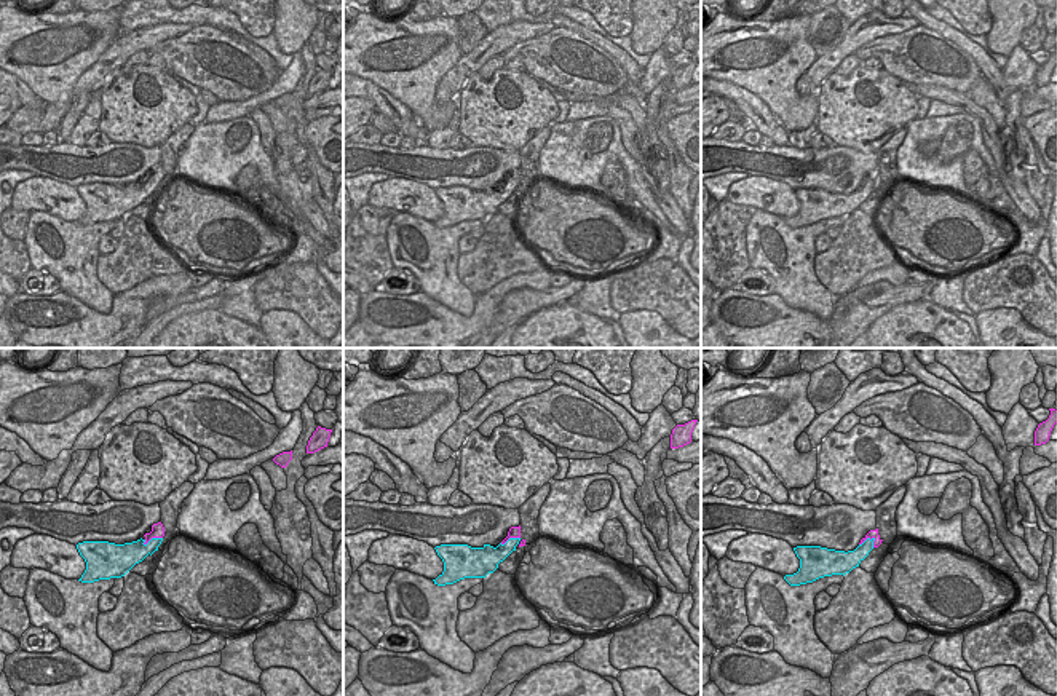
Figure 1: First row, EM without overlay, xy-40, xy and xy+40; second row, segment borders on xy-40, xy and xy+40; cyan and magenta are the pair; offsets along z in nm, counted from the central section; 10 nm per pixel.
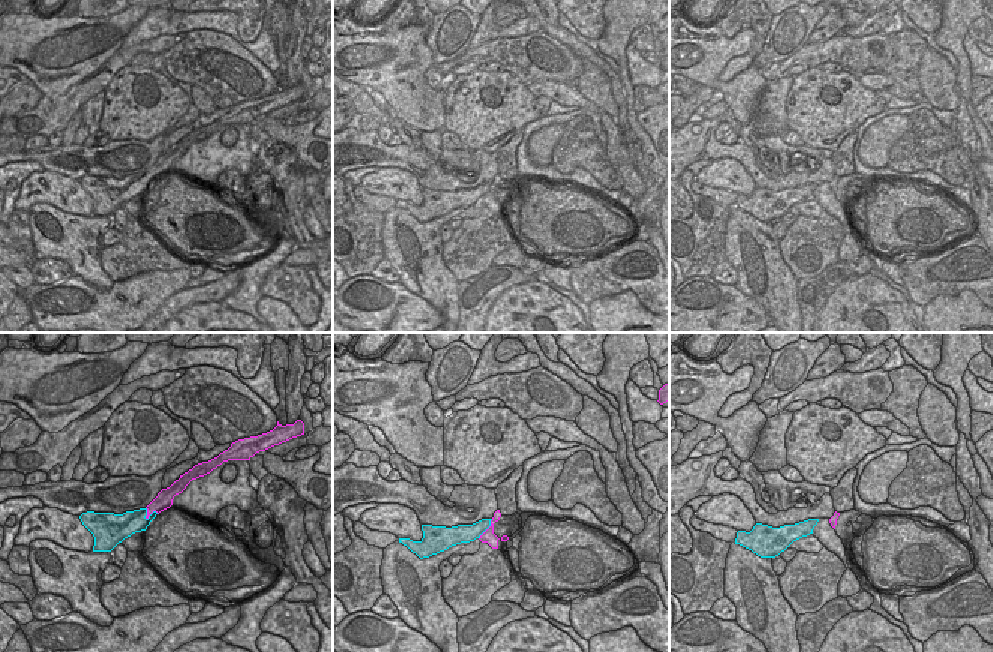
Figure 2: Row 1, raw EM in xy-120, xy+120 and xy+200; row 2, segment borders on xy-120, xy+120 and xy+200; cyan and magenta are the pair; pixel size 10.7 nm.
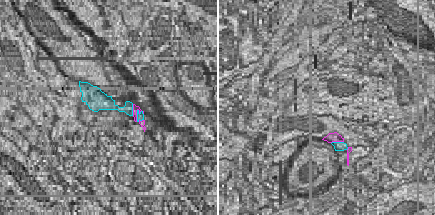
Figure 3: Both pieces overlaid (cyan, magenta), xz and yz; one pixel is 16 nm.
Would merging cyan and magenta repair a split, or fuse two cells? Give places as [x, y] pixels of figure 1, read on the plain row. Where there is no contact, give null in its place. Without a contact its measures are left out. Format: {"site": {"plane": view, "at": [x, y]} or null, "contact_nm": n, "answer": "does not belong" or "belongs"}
{"site": {"plane": "xy+40", "at": [867, 181]}, "contact_nm": 190, "answer": "belongs"}

